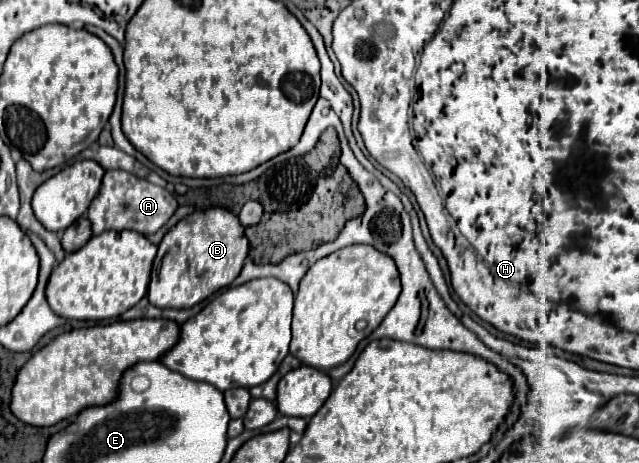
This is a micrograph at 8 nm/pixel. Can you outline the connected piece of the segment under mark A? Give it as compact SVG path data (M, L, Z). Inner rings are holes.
M107 170L101 182L101 192L89 206L89 220L93 226L93 234L101 234L103 230L135 230L141 232L143 236L151 236L171 218L175 208L177 200L165 188L155 186L149 180L129 174L125 170ZM121 216L123 216L123 228L121 228Z

